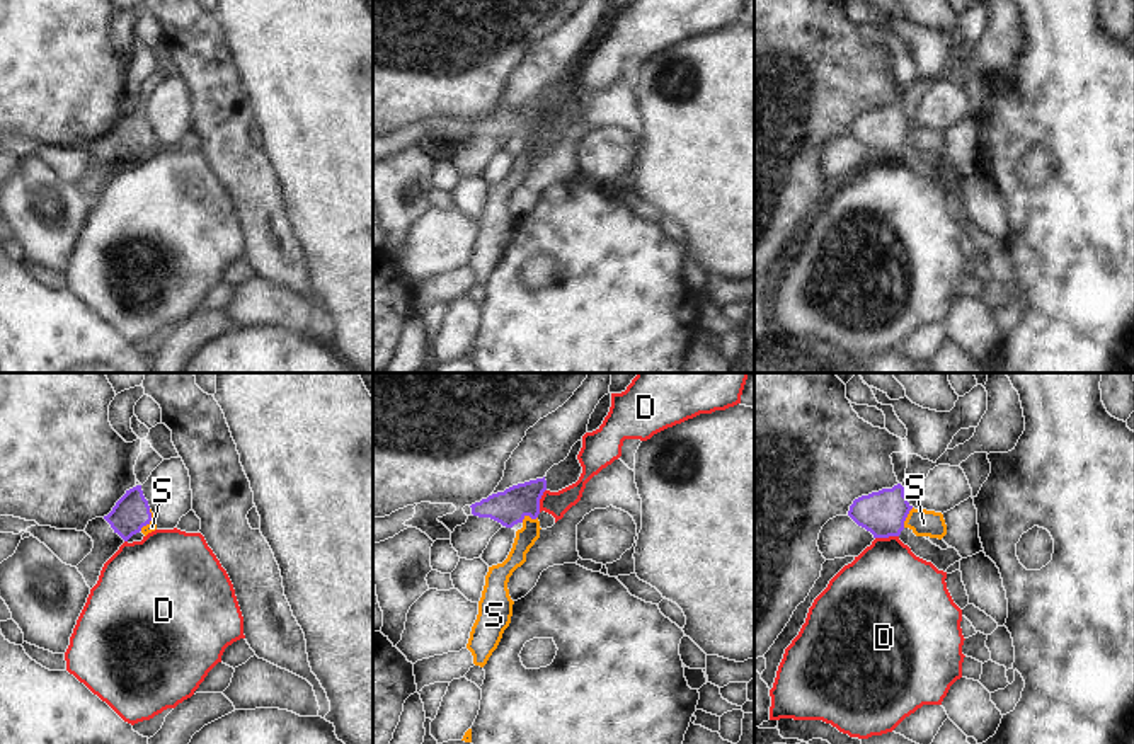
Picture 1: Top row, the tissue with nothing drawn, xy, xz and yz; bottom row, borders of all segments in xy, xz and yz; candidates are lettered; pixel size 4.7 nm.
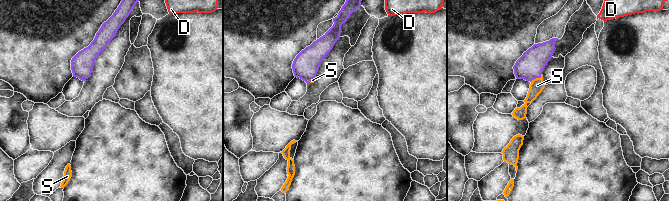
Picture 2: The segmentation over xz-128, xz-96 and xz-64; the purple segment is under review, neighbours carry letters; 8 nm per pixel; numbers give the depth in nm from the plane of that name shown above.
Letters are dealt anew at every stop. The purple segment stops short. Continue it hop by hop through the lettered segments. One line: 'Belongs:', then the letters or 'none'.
Belongs: S.

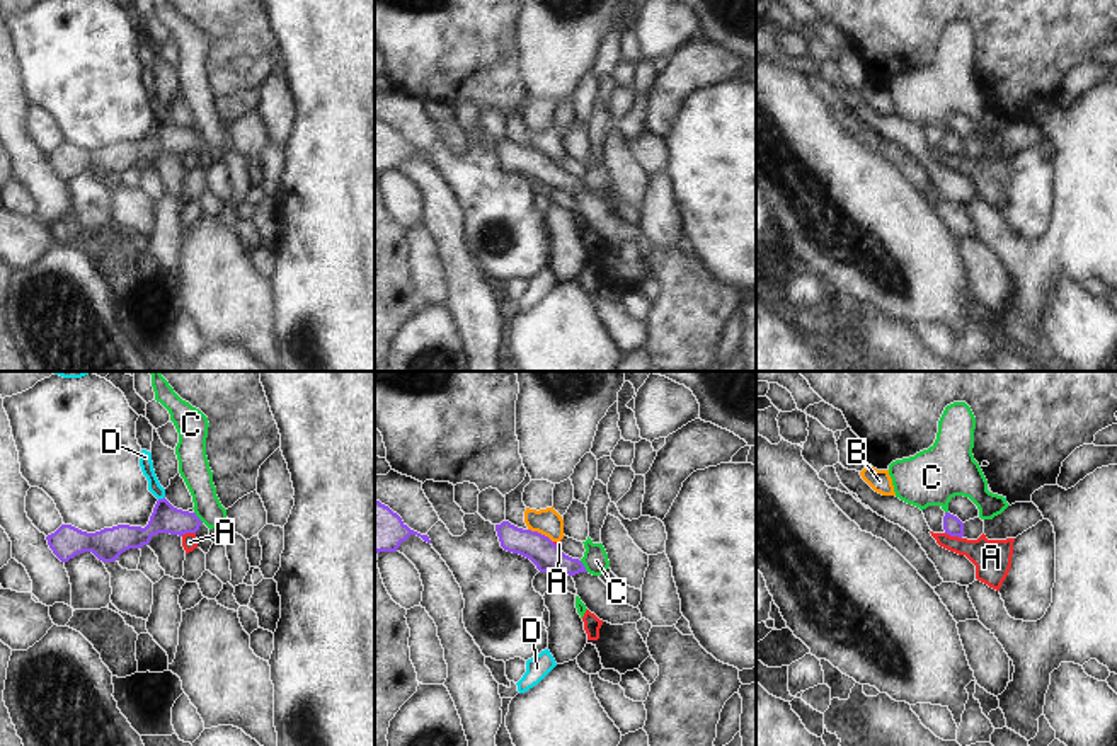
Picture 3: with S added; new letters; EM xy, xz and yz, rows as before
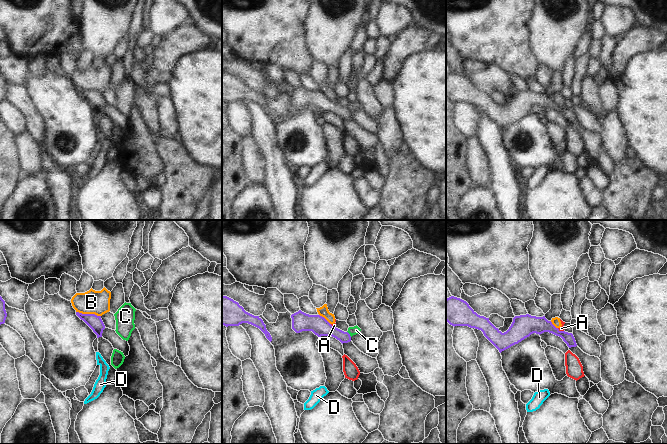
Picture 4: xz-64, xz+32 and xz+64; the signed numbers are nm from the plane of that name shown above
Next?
Belongs: none.

